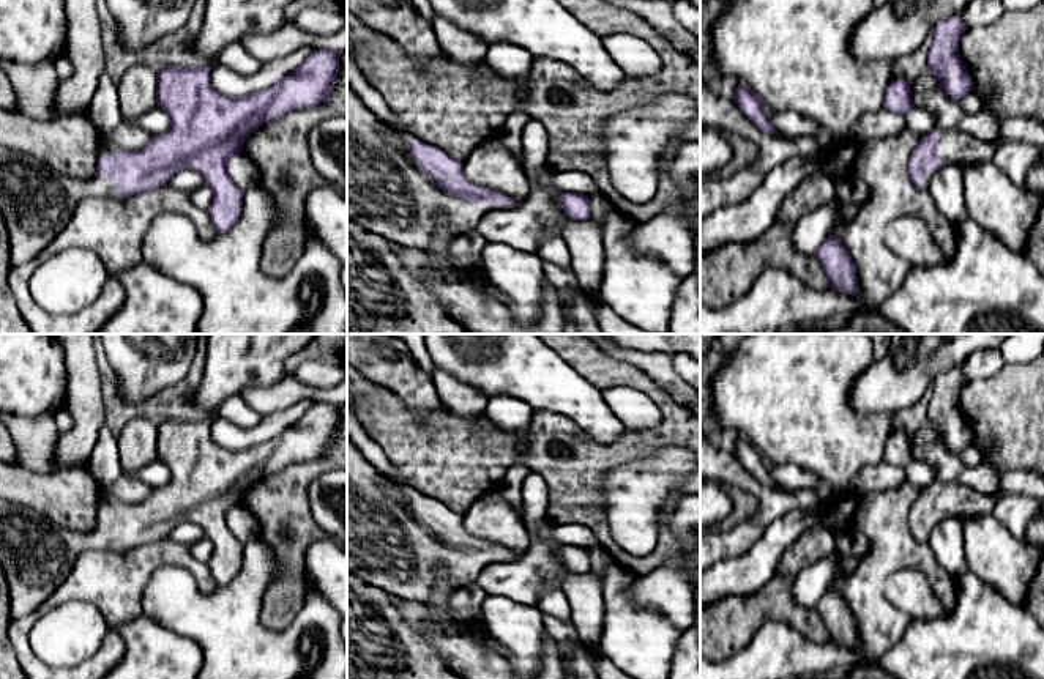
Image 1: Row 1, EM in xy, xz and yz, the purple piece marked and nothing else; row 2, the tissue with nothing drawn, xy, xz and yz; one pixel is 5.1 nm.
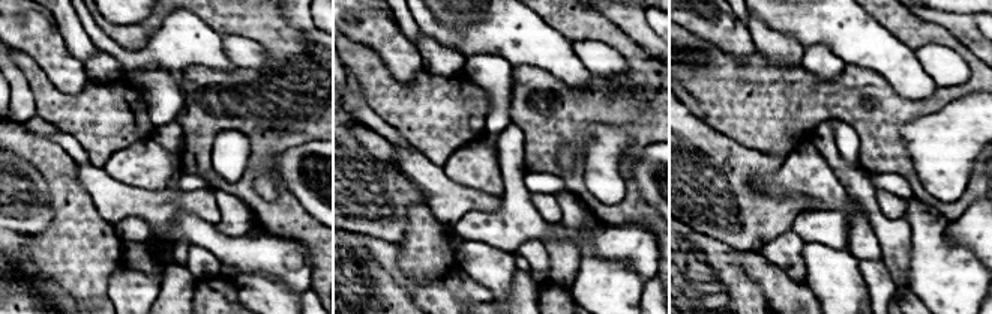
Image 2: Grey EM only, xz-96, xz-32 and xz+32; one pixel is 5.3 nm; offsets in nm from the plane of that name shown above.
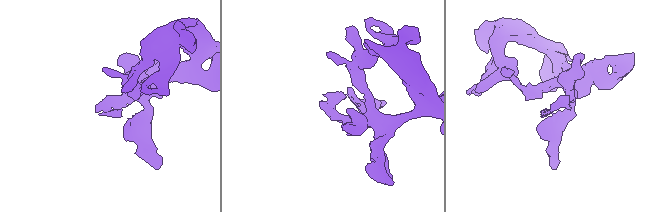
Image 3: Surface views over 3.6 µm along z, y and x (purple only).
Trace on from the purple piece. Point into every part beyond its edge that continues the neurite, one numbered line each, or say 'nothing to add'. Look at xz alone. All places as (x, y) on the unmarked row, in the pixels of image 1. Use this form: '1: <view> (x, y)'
1: xz (387, 547)

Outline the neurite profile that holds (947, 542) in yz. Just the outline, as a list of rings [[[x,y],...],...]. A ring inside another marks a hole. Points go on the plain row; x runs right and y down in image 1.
[[[948,515],[934,526],[926,540],[935,561],[956,580],[967,572],[964,525],[964,518]]]

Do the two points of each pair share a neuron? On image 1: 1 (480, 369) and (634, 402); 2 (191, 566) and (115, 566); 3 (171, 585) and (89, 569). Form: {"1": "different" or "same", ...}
{"1": "different", "2": "same", "3": "different"}

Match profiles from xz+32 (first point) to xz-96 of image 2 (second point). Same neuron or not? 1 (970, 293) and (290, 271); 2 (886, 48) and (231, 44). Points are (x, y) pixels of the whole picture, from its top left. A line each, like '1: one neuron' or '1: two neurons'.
1: two neurons
2: two neurons

